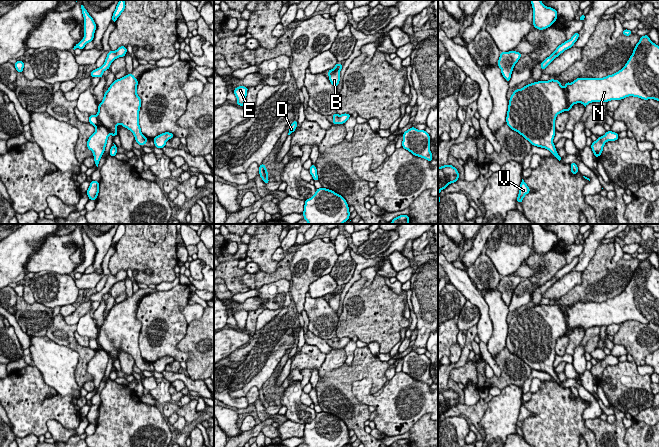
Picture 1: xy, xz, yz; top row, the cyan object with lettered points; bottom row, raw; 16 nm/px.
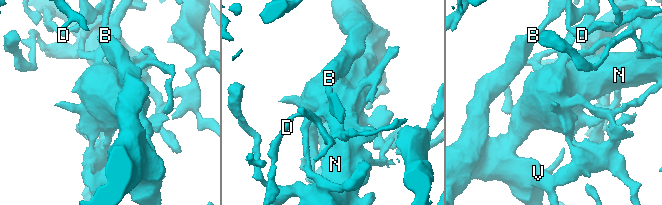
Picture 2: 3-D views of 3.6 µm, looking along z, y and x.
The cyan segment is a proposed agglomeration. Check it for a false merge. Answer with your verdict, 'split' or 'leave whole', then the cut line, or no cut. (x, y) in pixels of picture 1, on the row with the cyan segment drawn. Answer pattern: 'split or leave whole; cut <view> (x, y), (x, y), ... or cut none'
leave whole; cut none

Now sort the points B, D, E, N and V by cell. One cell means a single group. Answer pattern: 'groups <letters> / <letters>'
groups B D E N V

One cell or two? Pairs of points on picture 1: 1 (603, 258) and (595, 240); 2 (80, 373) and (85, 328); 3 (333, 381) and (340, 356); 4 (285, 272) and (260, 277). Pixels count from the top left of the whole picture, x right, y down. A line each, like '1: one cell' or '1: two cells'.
1: two cells
2: two cells
3: two cells
4: one cell

